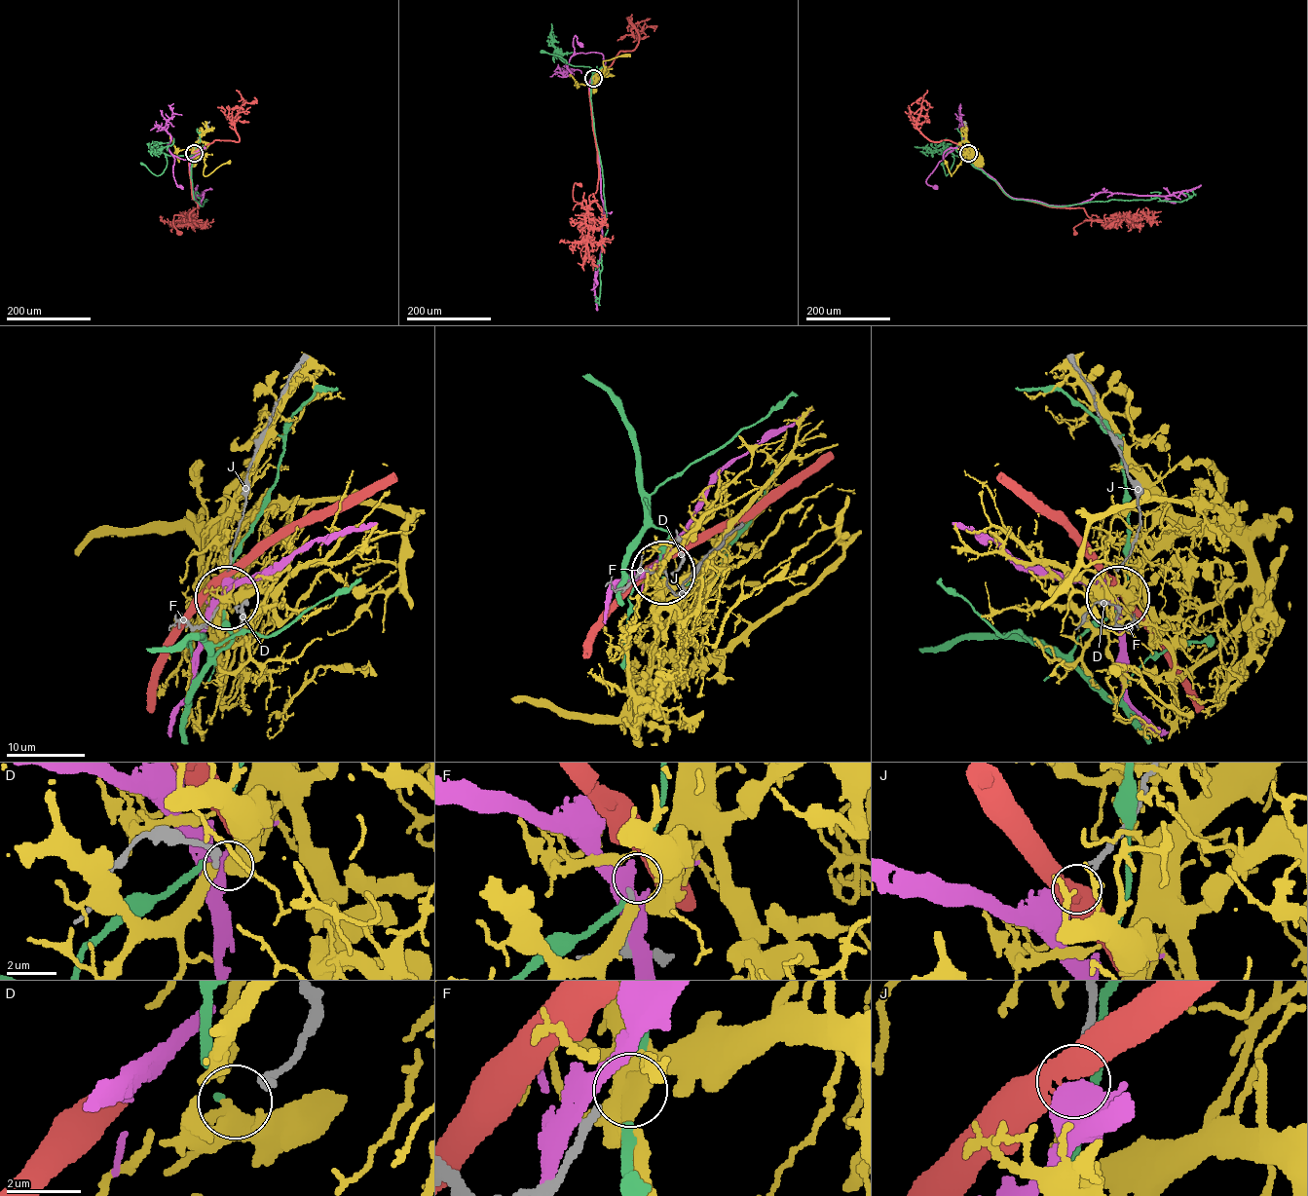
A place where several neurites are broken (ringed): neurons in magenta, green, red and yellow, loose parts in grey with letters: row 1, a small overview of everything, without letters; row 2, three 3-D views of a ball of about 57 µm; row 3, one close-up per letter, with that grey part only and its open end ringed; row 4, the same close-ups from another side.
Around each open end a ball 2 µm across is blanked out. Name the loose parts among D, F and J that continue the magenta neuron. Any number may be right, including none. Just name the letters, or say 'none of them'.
J

